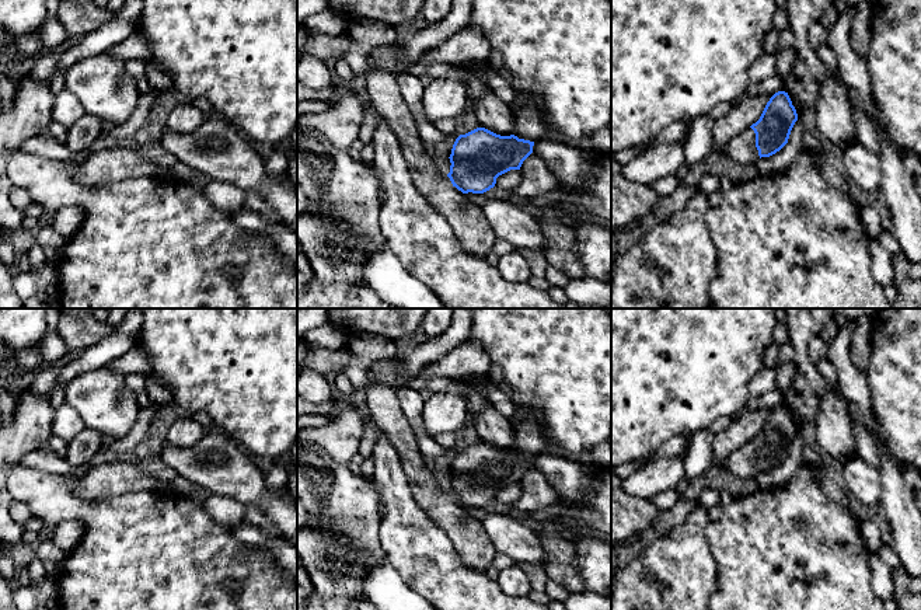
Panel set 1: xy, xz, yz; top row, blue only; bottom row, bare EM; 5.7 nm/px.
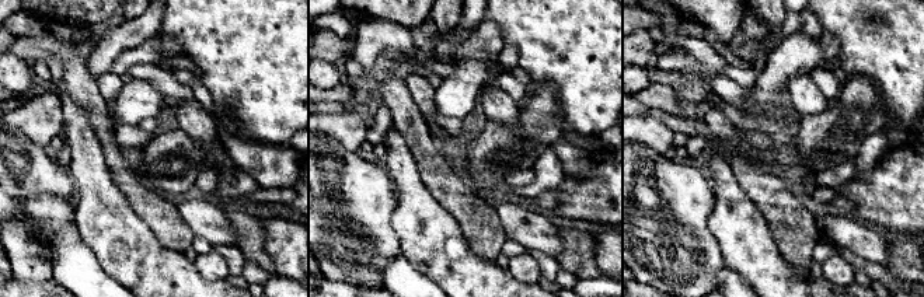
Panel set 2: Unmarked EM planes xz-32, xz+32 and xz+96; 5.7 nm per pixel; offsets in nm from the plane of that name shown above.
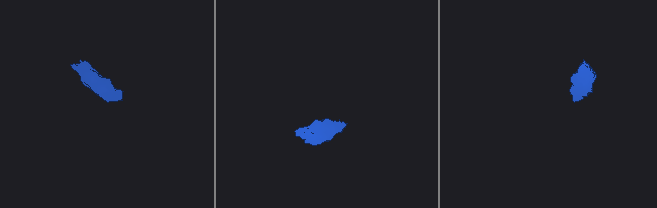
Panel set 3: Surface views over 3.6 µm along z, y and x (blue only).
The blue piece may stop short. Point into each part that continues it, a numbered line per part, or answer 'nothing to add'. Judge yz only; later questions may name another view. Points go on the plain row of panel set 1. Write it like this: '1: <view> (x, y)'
1: yz (742, 463)

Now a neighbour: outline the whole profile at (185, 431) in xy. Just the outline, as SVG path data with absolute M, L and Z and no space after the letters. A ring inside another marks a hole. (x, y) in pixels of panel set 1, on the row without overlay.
M192 415L179 416L168 429L165 443L172 447L189 447L202 439L206 428L200 426Z

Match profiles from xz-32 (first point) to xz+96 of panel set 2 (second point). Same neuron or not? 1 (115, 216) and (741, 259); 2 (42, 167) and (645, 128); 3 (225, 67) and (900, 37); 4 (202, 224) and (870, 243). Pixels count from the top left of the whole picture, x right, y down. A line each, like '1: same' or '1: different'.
1: same
2: different
3: same
4: same

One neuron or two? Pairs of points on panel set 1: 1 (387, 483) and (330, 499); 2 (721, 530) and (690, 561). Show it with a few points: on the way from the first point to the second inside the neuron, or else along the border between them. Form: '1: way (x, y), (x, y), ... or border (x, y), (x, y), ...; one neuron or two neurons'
1: border (370, 480), (379, 495), (381, 519); two neurons
2: border (710, 522), (707, 543), (717, 564), (717, 575); two neurons

